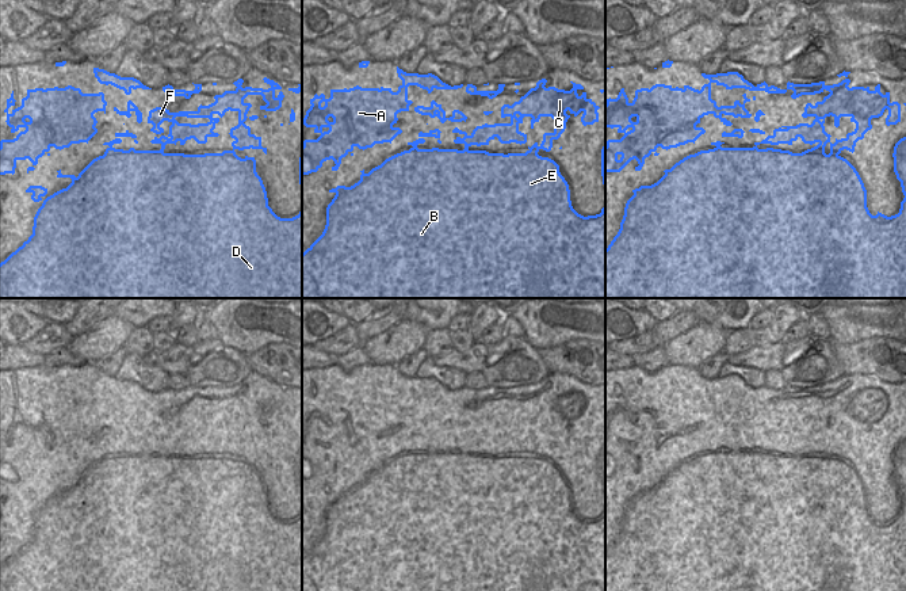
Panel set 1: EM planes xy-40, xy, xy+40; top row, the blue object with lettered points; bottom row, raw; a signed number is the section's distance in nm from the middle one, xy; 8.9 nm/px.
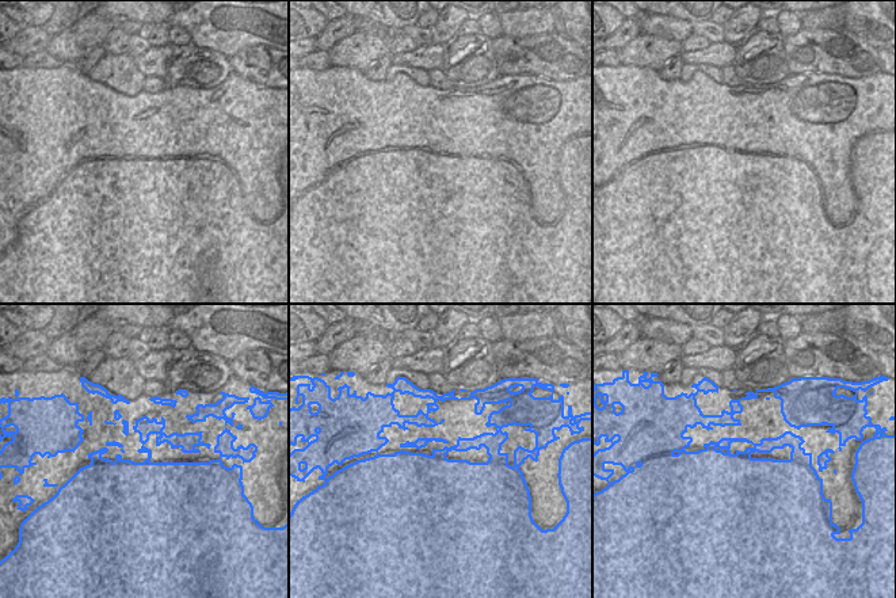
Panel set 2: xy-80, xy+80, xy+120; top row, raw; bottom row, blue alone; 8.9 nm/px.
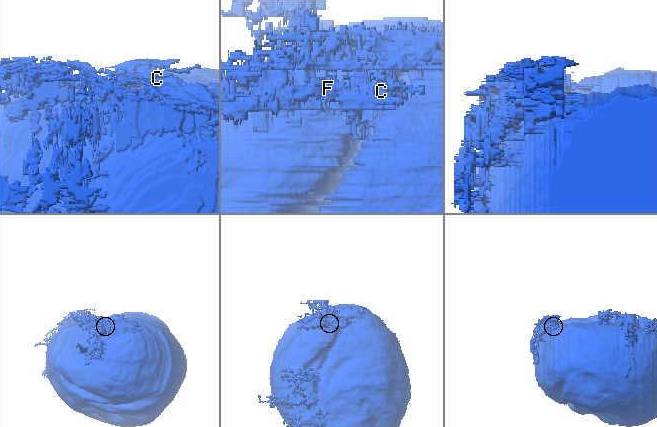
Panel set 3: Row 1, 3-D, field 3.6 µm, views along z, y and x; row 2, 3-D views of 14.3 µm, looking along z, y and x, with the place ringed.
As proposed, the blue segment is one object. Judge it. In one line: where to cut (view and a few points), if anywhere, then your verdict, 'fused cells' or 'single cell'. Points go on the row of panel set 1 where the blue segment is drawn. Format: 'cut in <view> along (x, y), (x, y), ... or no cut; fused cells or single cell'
no cut; single cell

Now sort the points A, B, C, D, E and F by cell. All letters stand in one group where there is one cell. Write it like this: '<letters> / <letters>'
A B C D E F

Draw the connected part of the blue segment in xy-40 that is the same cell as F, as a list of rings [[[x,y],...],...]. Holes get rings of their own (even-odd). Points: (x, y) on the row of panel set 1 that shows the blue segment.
[[[267,77],[263,79],[264,83],[269,84],[268,89],[263,88],[242,88],[242,79],[238,79],[233,84],[237,87],[234,91],[225,91],[222,95],[215,95],[215,102],[209,106],[199,106],[196,111],[179,111],[171,113],[164,107],[156,107],[149,111],[148,123],[153,127],[150,131],[160,134],[161,137],[154,137],[150,142],[160,144],[160,150],[135,150],[130,148],[129,150],[115,149],[114,144],[121,144],[122,137],[131,137],[135,144],[137,136],[126,130],[125,133],[115,133],[115,140],[104,142],[107,145],[103,156],[93,159],[76,178],[74,175],[62,175],[61,169],[57,171],[57,178],[70,178],[72,183],[53,195],[42,199],[47,194],[47,188],[42,186],[30,186],[26,192],[31,192],[31,199],[34,202],[42,201],[42,206],[38,209],[34,217],[33,235],[27,241],[23,243],[15,252],[12,252],[4,262],[0,263],[0,298],[302,298],[302,205],[298,216],[293,218],[280,218],[268,206],[267,191],[263,184],[261,178],[256,172],[255,157],[245,156],[244,159],[236,155],[236,149],[261,149],[267,155],[267,148],[261,146],[261,137],[256,137],[251,133],[251,127],[244,122],[248,119],[246,114],[252,107],[251,103],[245,103],[244,99],[248,95],[261,95],[265,106],[260,106],[260,110],[276,111],[282,107],[282,100],[284,98],[280,91],[282,87]],[[226,111],[238,113],[238,125],[230,129],[230,137],[234,140],[232,142],[232,150],[223,150],[222,153],[204,153],[204,155],[184,155],[184,153],[165,153],[167,144],[175,144],[179,141],[184,145],[187,140],[194,138],[198,144],[206,144],[209,137],[218,137],[214,133],[215,125],[225,115]],[[176,117],[187,118],[209,118],[207,123],[179,123]]]

